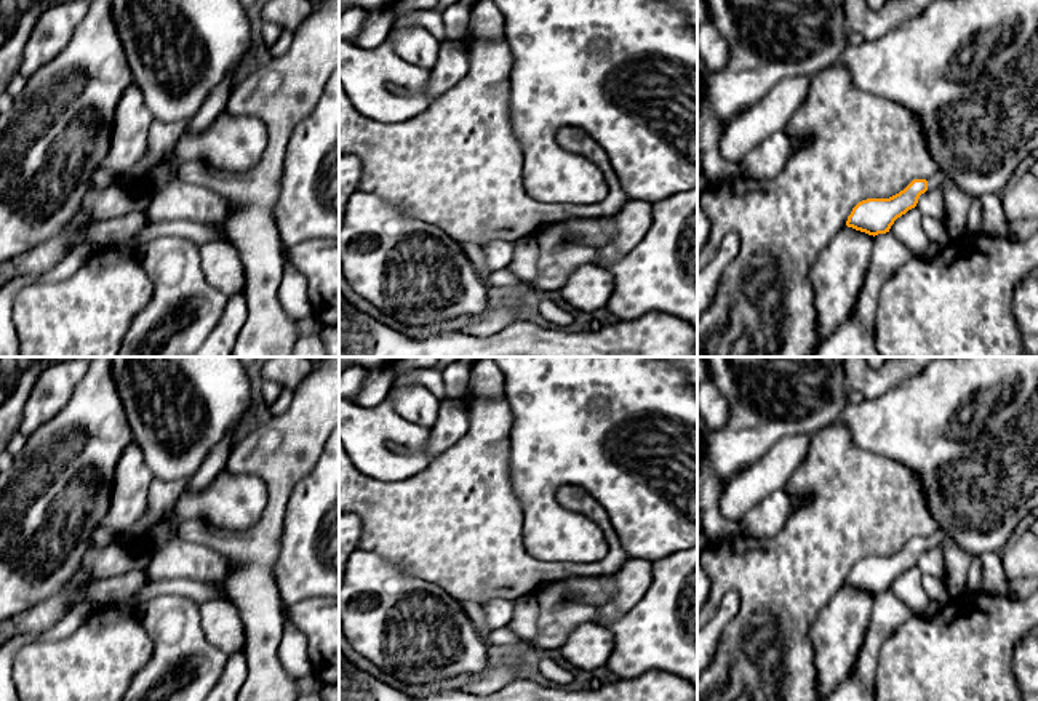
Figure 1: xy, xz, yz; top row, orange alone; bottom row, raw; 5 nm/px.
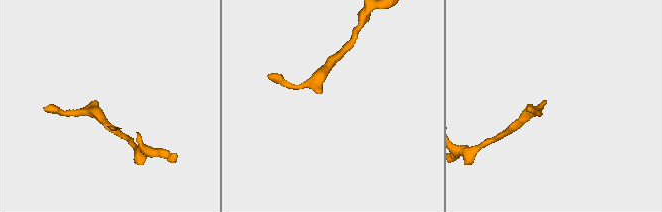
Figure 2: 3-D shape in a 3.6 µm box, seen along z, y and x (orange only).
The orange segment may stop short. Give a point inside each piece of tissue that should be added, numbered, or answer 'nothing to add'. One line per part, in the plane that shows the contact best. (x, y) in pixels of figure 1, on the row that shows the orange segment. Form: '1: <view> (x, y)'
1: yz (938, 180)

